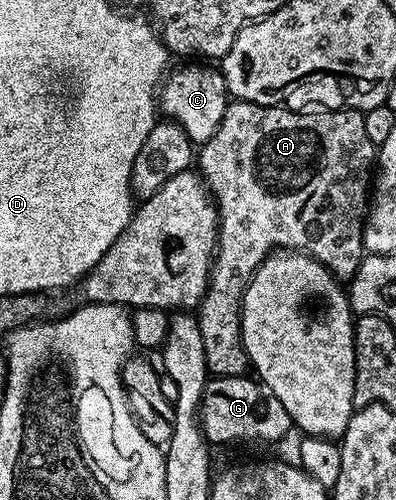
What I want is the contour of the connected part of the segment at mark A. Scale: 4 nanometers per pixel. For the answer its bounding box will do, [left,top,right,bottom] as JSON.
[198,100,378,377]

